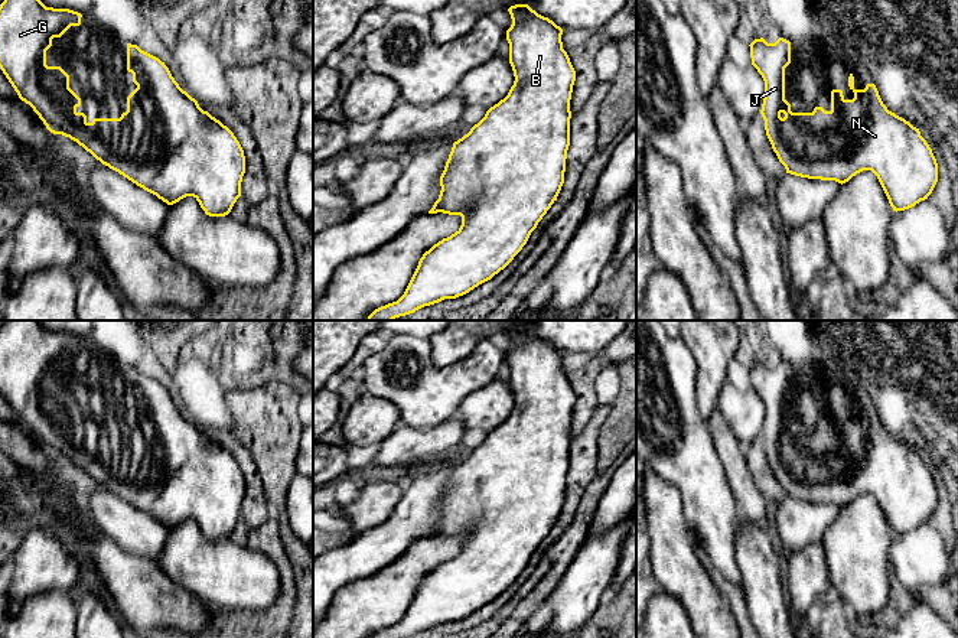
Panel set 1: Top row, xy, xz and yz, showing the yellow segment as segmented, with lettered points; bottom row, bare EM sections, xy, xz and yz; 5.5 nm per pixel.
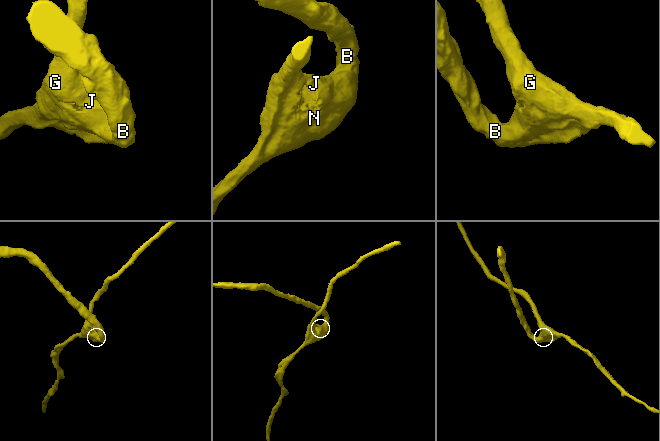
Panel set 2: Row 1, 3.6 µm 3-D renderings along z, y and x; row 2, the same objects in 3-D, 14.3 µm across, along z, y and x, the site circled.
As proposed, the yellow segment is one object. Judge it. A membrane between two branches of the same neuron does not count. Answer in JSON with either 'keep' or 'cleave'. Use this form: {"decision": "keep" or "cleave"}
{"decision": "keep"}

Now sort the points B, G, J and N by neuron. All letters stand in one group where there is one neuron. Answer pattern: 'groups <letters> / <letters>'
groups B G J N

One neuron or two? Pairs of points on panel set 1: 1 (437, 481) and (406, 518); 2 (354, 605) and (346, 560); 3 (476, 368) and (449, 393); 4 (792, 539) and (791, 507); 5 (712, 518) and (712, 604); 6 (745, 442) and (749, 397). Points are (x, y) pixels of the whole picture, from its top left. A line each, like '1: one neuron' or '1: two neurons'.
1: one neuron
2: two neurons
3: one neuron
4: one neuron
5: two neurons
6: one neuron

